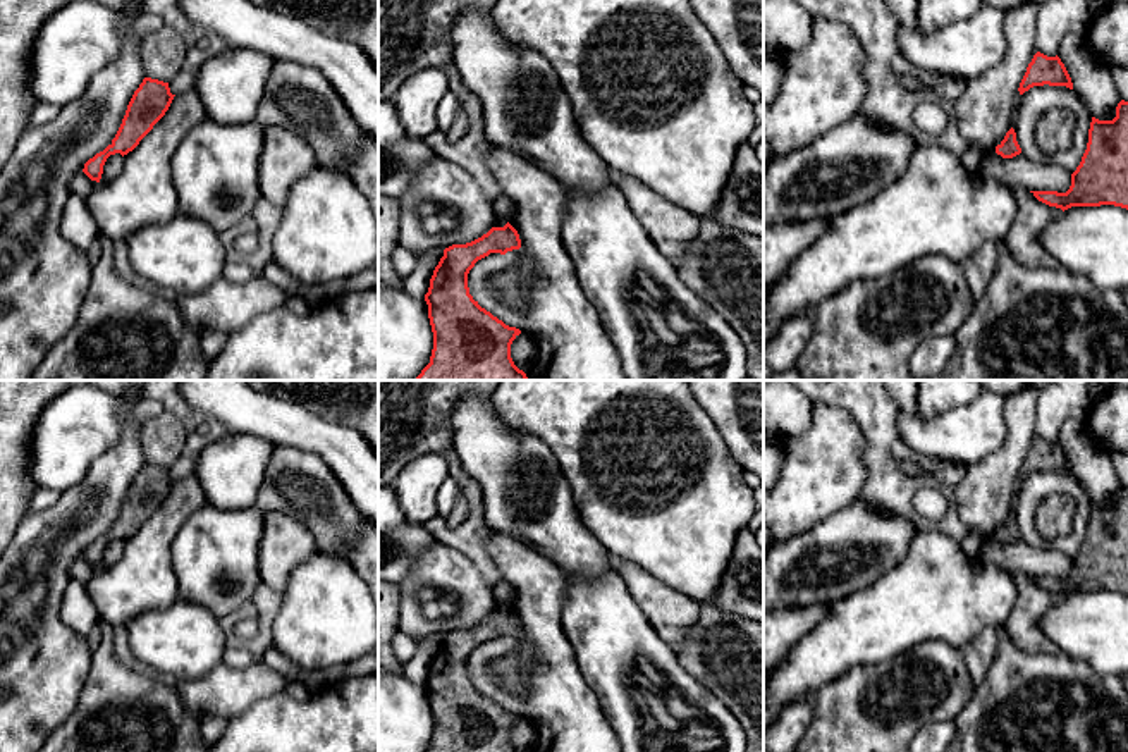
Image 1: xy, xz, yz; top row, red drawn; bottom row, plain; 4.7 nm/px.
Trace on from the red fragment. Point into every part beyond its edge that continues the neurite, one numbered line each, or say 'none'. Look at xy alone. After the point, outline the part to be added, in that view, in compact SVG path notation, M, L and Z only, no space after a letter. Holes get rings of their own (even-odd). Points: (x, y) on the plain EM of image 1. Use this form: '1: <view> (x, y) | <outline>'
none

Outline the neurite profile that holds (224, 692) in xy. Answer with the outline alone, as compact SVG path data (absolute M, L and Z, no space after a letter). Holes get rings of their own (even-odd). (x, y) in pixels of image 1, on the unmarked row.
M261 661L241 669L220 663L206 676L175 680L170 685L199 721L208 718L230 719L261 699L284 692L303 692L299 683L289 681Z

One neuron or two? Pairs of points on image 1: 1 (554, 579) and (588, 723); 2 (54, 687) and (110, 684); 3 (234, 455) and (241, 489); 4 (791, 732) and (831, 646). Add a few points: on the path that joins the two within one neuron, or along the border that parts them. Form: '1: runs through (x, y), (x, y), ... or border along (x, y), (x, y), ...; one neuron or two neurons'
1: runs through (547, 615), (547, 656), (556, 687); one neuron
2: border along (93, 651), (93, 665), (79, 701), (64, 721); two neurons
3: runs through (234, 463), (234, 480); one neuron
4: border along (812, 699), (791, 702), (781, 713); two neurons

